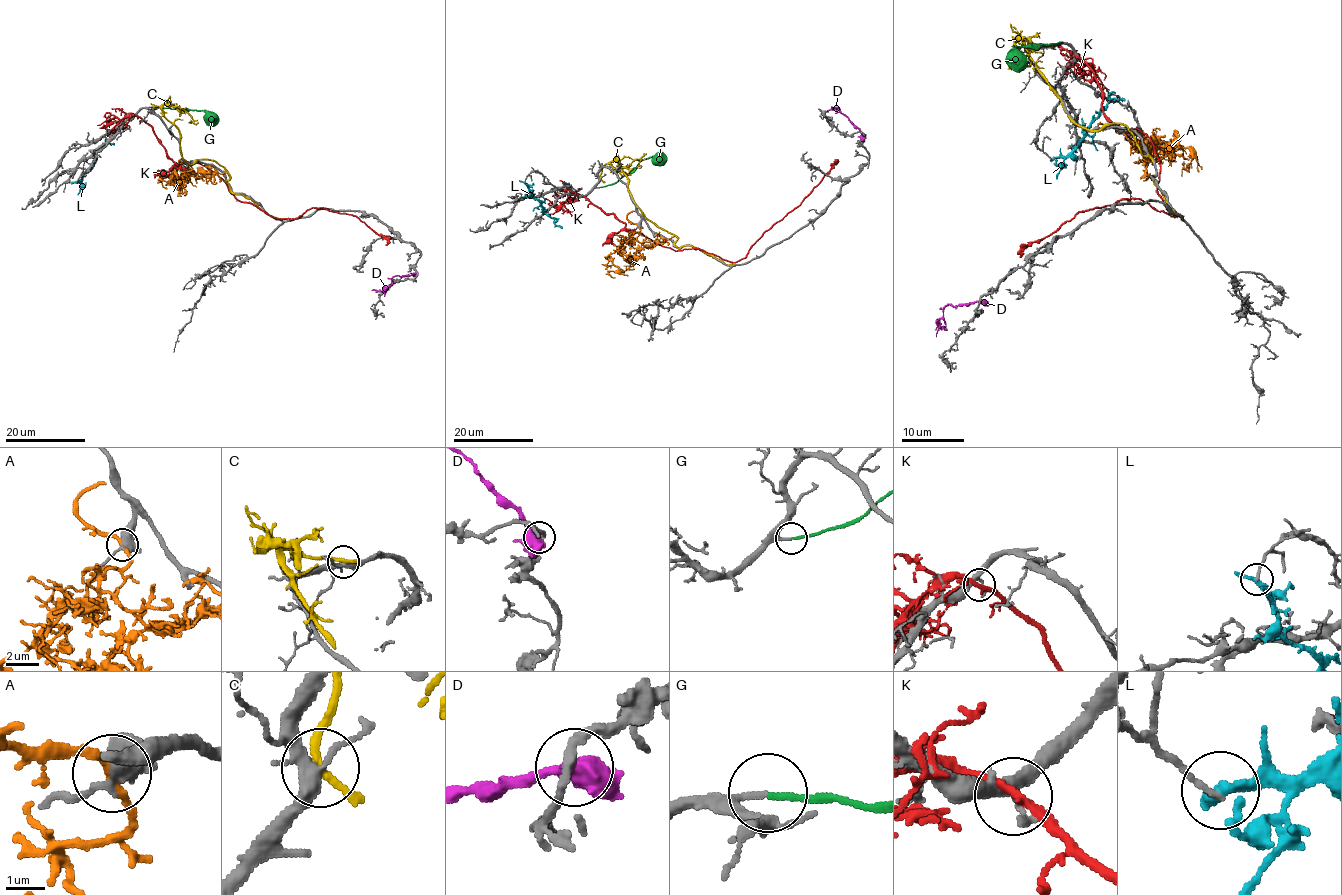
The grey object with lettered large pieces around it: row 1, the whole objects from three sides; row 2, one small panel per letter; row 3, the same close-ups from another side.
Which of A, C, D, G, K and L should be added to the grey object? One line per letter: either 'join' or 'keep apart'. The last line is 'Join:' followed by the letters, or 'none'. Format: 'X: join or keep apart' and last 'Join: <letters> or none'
A: keep apart
C: keep apart
D: keep apart
G: join
K: keep apart
L: keep apart
Join: G

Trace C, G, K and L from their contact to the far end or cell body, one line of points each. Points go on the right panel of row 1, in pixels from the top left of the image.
C: (1048, 45), (1025, 40), (1068, 115), (1091, 131), (1124, 124), (1155, 169), (1155, 185), (1183, 216)
G: (1060, 42), (1015, 46), (1014, 59), (1021, 70)
K: (1076, 56), (1104, 115), (1151, 140), (1157, 191), (1177, 216), (1121, 199), (1020, 257)
L: (1053, 159), (1063, 157), (1082, 140), (1087, 126), (1110, 99), (1124, 101)

